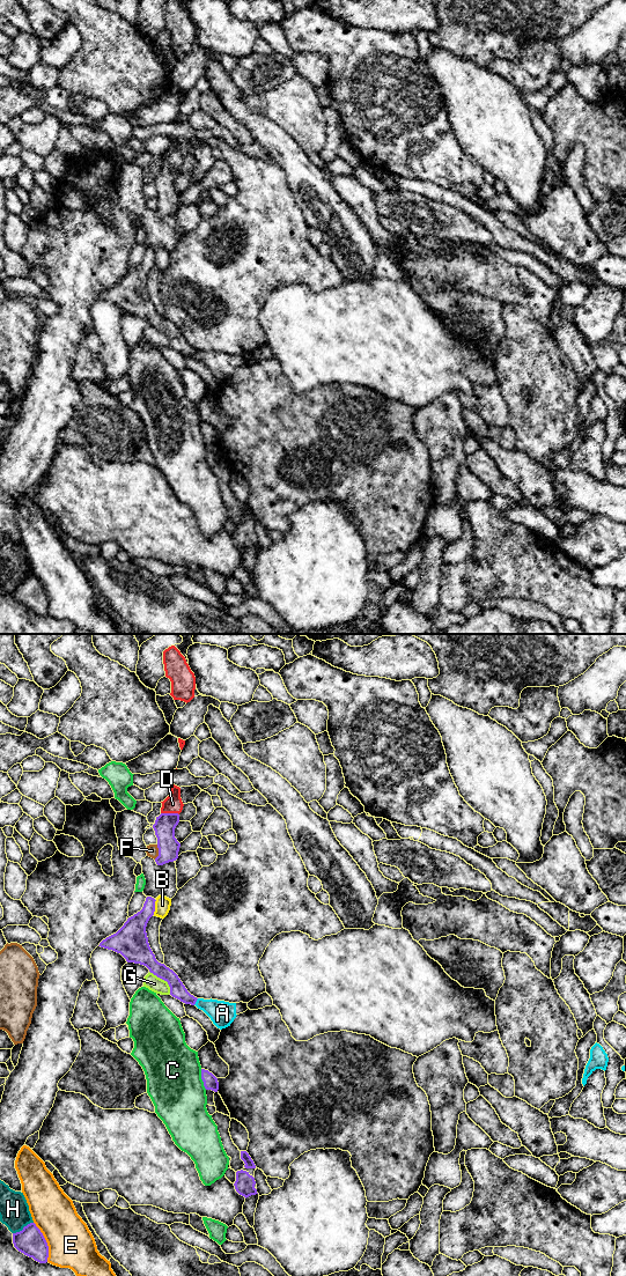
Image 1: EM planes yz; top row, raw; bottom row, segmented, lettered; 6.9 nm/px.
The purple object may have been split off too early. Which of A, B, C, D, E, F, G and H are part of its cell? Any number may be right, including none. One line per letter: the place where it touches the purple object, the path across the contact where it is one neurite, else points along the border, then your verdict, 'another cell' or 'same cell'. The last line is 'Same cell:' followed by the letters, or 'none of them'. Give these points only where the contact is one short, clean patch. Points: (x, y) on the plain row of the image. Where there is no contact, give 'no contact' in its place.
A: contact yz (196, 353); another cell
B: contact yz (154, 259); another cell
C: contact yz (201, 430); another cell
D: contact yz (170, 166); way yz (164, 177), (170, 166), (172, 156); same cell
E: contact yz (45, 594); another cell
F: contact yz (159, 204); border yz (157, 197), (157, 207), (154, 211); another cell
G: contact yz (163, 331); another cell
H: contact yz (23, 581); another cell
Same cell: D

